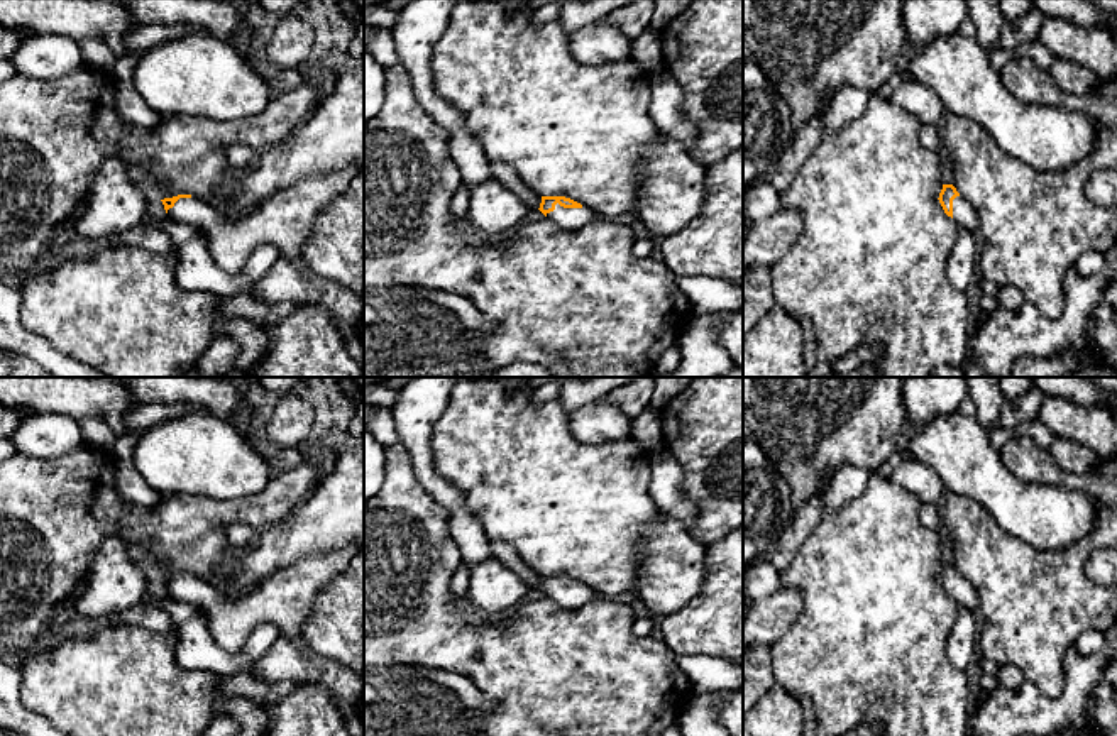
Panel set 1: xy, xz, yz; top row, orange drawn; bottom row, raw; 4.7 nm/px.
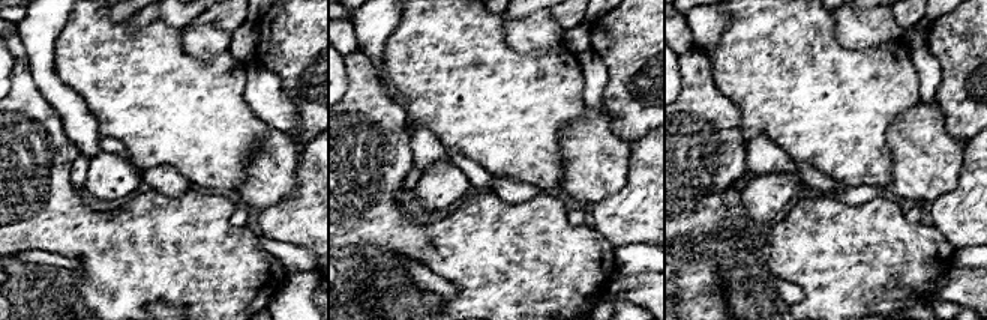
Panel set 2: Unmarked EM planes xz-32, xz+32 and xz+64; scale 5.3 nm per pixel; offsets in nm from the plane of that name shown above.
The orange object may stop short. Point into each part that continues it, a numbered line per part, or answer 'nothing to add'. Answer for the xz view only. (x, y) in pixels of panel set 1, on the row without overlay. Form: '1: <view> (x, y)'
1: xz (571, 598)

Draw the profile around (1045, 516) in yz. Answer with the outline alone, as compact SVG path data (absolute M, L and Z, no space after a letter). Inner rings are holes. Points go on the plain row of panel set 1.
M960 411L914 428L907 450L938 472L948 494L975 499L1007 535L1036 550L1066 548L1095 525L1090 496L1019 479L992 447L988 428Z

